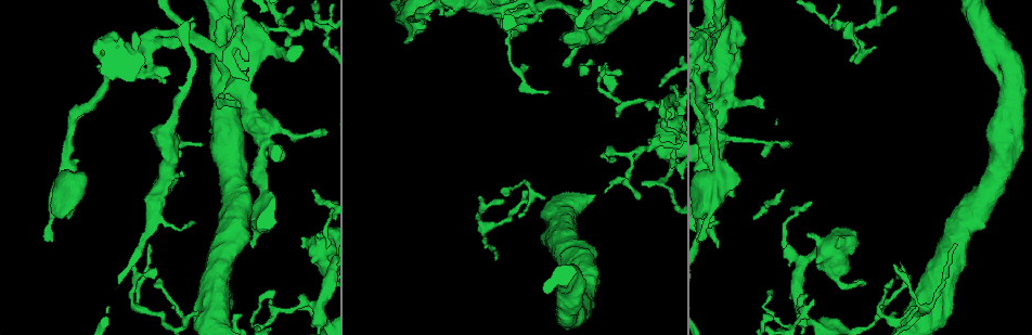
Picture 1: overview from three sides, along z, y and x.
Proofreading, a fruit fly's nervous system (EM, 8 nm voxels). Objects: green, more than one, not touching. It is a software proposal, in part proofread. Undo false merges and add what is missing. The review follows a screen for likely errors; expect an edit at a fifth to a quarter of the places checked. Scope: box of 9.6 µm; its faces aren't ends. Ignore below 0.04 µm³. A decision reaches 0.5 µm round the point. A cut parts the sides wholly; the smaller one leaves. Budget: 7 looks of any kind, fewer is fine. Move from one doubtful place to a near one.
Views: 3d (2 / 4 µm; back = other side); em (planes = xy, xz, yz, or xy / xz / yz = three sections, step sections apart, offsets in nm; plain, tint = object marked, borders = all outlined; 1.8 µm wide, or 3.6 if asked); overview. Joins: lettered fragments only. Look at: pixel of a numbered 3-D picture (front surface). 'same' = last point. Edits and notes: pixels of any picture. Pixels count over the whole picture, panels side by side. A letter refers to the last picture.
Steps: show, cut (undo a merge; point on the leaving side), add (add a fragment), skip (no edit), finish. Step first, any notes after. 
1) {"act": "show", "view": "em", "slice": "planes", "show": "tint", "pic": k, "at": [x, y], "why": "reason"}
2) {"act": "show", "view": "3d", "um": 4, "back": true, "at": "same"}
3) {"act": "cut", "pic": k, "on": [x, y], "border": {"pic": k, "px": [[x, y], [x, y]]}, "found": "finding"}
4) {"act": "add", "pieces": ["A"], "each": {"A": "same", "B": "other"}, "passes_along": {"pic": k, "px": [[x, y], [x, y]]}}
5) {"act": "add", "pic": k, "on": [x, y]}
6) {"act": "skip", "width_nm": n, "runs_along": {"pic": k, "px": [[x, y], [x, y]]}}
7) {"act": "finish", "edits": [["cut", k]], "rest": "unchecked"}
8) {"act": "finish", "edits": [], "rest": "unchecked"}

{"act": "show", "view": "3d", "um": 2, "pic": 1, "at": [275, 311], "why": "sharp bend"}

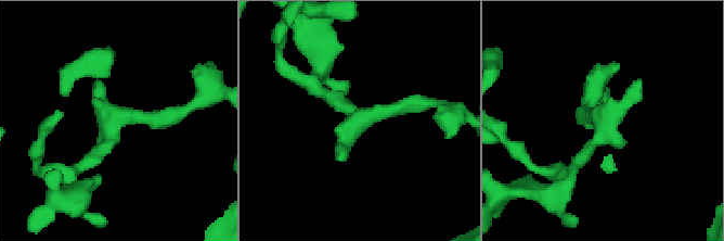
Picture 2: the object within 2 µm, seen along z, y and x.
{"act": "show", "view": "em", "slice": "xy", "step": 4, "show": "tint", "pic": 2, "at": [604, 120]}

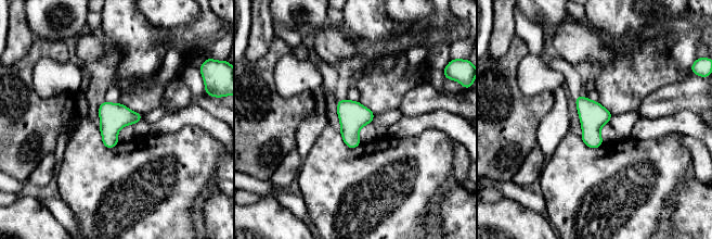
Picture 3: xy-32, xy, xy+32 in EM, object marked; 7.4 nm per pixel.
{"act": "show", "view": "em", "slice": "xy", "step": 4, "show": "borders", "at": "same", "why": "see the neighbours"}

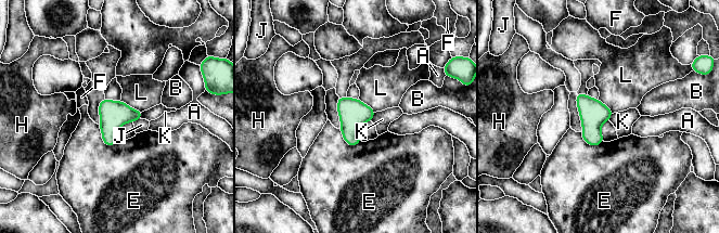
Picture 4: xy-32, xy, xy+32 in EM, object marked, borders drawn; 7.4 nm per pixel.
{"act": "skip", "width_nm": 200, "each": {"A": "other", "B": "other", "E": "other", "F": "other", "H": "other", "J": "other", "K": "other", "L": "other"}, "border": {"pic": 4, "px": [[376, 112], [370, 120]]}, "found": "continuous, no second cell"}

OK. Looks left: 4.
{"act": "show", "view": "em", "um": 3.6, "slice": "planes", "show": "borders", "pic": 1, "at": [718, 245], "why": "branch stops here"}

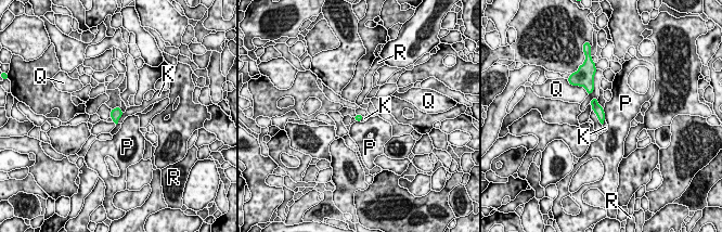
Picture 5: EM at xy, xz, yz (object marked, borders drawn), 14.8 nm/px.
{"act": "skip", "each": {"K": "other", "P": "other", "Q": "other", "R": "other"}, "border": {"pic": 5, "px": [[123, 113], [117, 123]]}, "found": "none of them fits"}

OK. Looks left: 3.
{"act": "show", "view": "em", "slice": "planes", "show": "borders", "pic": 1, "at": [533, 10], "why": "a fork"}

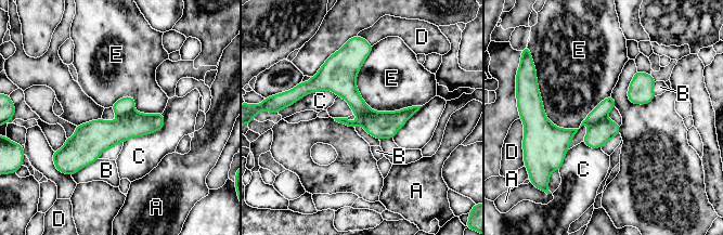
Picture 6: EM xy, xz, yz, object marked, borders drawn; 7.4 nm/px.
{"act": "cut", "pic": 6, "on": [124, 106], "each": {"A": "other", "B": "other", "C": "other", "D": "other", "E": "other"}, "border": {"pic": 6, "px": [[133, 111], [118, 118]]}, "found": "two cells meet here"}

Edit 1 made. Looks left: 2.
{"act": "finish", "edits": [["cut", 6]], "rest": "unchecked"}

